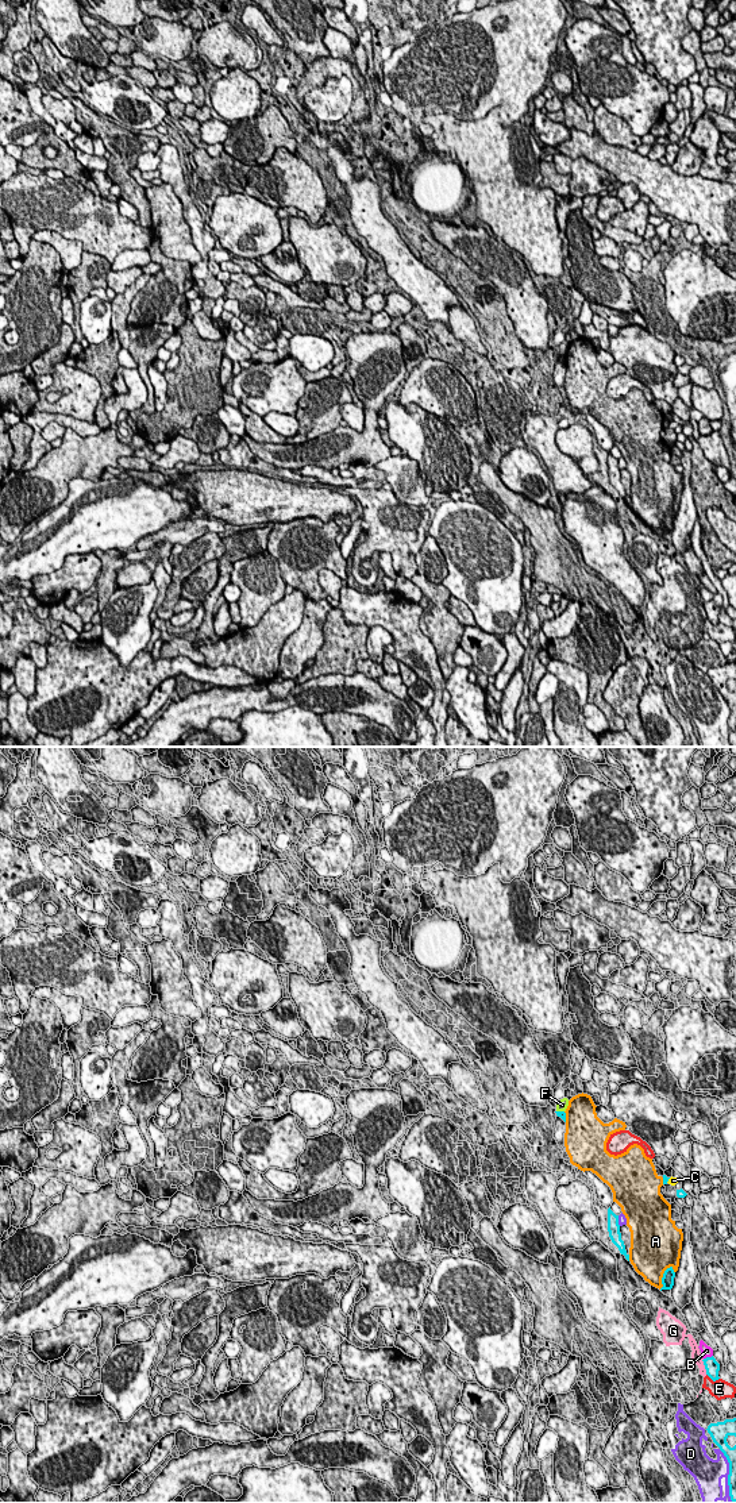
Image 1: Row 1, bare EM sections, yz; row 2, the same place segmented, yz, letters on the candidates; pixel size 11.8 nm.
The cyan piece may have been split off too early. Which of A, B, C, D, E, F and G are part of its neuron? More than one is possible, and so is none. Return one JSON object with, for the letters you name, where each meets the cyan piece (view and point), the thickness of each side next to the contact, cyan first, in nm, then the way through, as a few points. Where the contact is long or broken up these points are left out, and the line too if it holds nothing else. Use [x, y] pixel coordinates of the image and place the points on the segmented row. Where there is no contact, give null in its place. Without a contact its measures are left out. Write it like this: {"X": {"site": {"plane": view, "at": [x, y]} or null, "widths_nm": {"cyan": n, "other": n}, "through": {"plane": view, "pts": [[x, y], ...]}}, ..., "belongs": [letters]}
{"belongs": []}

